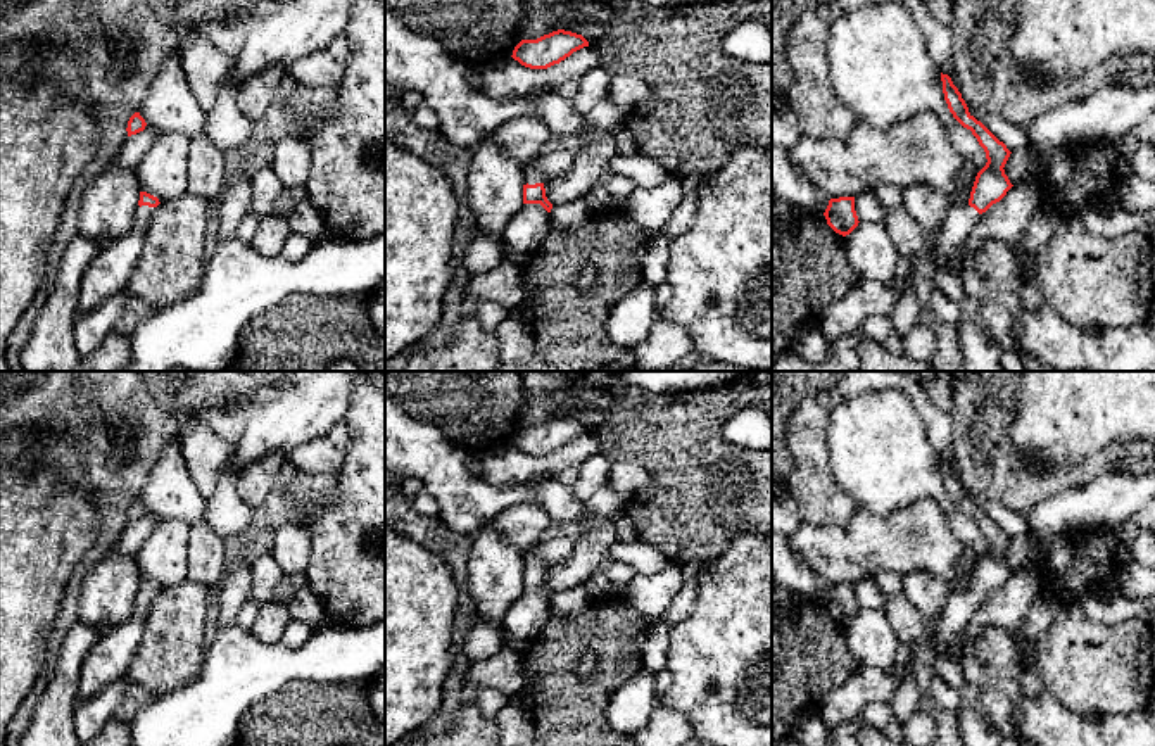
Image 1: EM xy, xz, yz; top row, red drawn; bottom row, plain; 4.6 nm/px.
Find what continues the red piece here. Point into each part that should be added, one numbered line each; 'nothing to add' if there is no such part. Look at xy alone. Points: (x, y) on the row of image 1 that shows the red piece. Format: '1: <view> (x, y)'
1: xy (144, 214)

